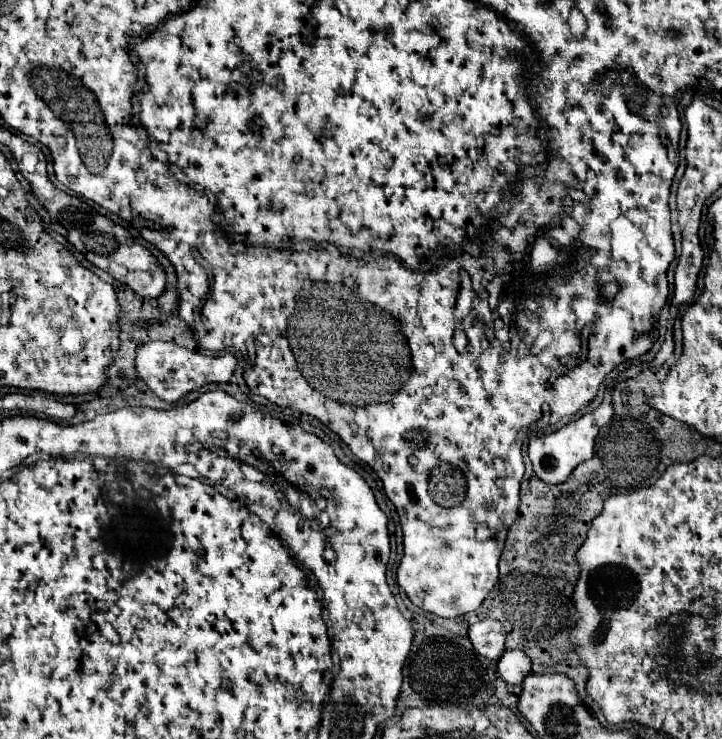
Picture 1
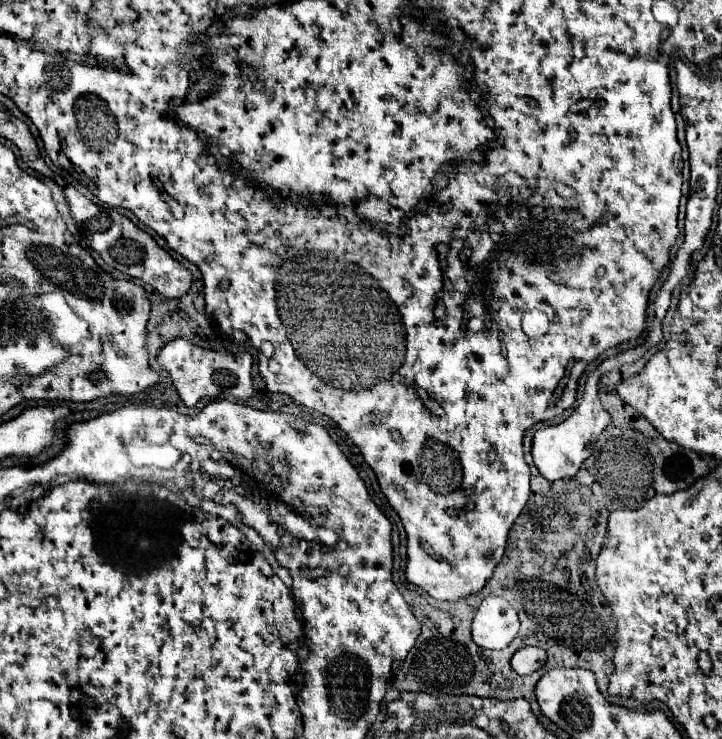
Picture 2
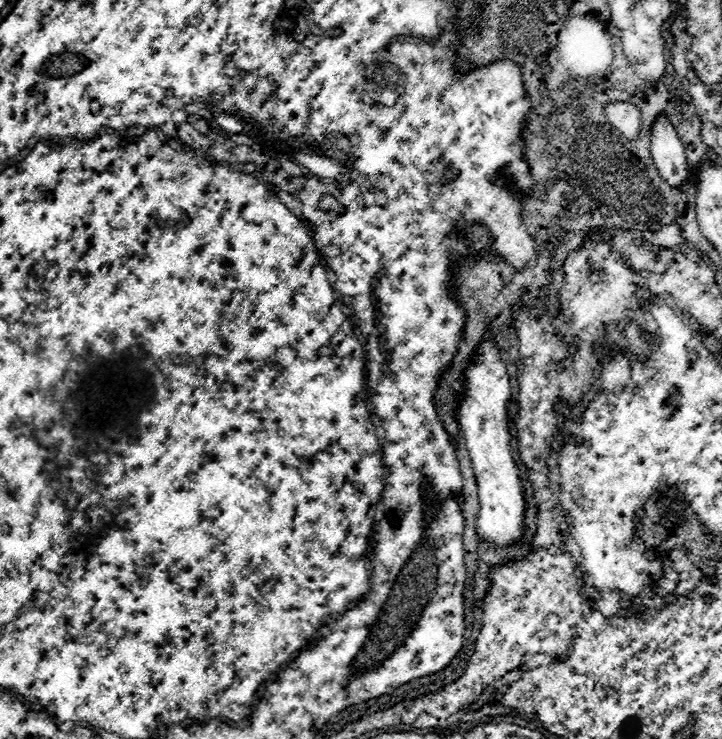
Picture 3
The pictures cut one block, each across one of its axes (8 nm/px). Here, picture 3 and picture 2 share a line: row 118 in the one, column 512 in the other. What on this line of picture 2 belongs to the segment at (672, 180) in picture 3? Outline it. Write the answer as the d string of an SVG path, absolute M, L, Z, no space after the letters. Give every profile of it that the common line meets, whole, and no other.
M526 646L526 648L520 648L512 660L512 670L520 676L526 676L526 674L532 674L536 670L540 670L544 664L546 664L546 652L542 648L532 648L532 646Z

